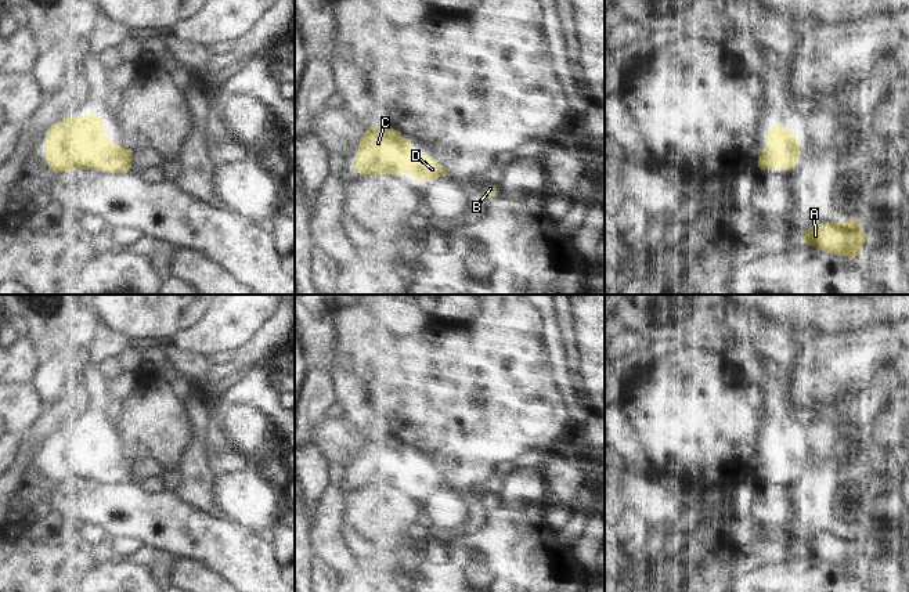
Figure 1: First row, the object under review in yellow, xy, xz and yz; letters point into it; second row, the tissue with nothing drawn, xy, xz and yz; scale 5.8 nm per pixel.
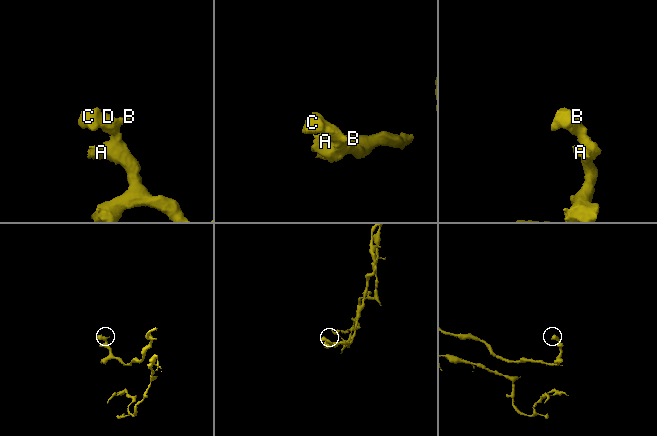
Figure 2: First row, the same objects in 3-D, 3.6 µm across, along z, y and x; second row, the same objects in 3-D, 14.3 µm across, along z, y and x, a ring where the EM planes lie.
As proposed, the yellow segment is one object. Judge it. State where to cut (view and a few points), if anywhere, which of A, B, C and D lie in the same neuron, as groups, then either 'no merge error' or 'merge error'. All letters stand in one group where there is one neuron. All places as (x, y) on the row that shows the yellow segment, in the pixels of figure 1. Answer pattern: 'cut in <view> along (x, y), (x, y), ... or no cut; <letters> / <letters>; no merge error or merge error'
no cut; A B C D; no merge error

